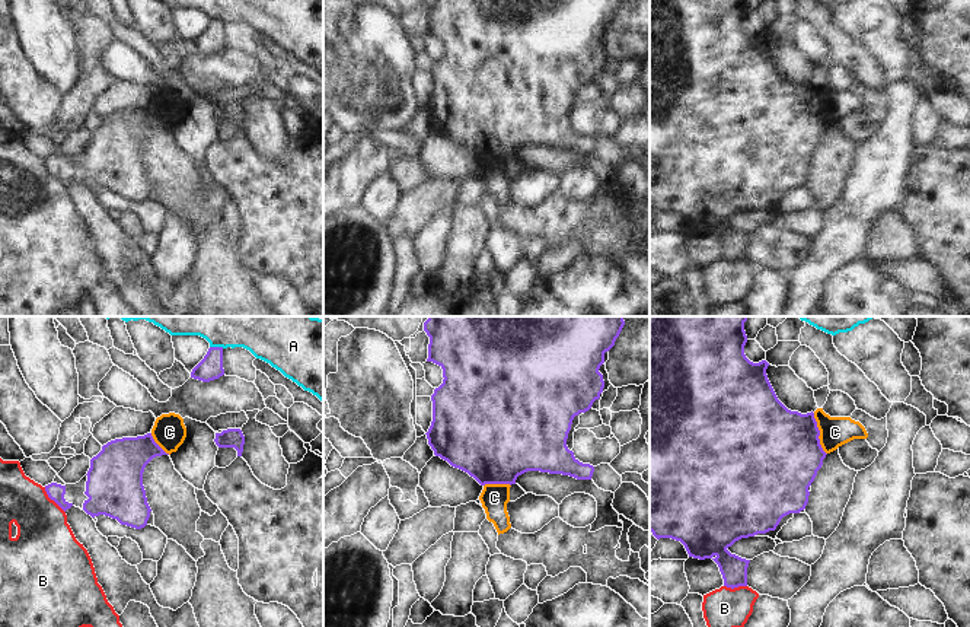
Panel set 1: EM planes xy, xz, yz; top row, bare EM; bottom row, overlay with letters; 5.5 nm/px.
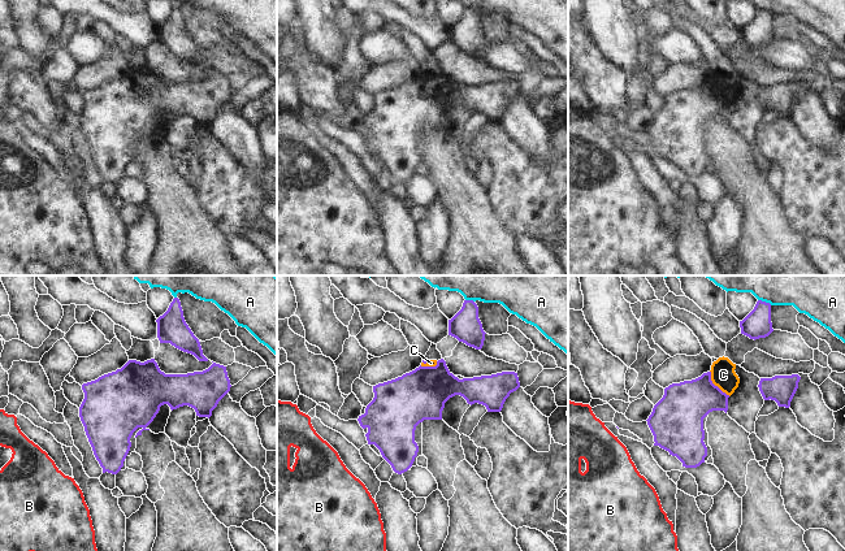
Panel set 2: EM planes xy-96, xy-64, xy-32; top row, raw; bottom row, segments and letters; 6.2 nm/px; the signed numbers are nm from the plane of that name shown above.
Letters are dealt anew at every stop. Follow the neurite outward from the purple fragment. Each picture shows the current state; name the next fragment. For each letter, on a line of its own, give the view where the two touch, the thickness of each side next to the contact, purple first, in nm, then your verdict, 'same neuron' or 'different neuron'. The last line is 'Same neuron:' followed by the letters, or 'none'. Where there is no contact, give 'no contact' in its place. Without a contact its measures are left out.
A: contact in xy; calibres 140 and 170 nm; different neuron
B: contact in xy; calibres 100 and 320 nm; different neuron
C: contact in yz; calibres 480 and 160 nm; different neuron
Same neuron: none

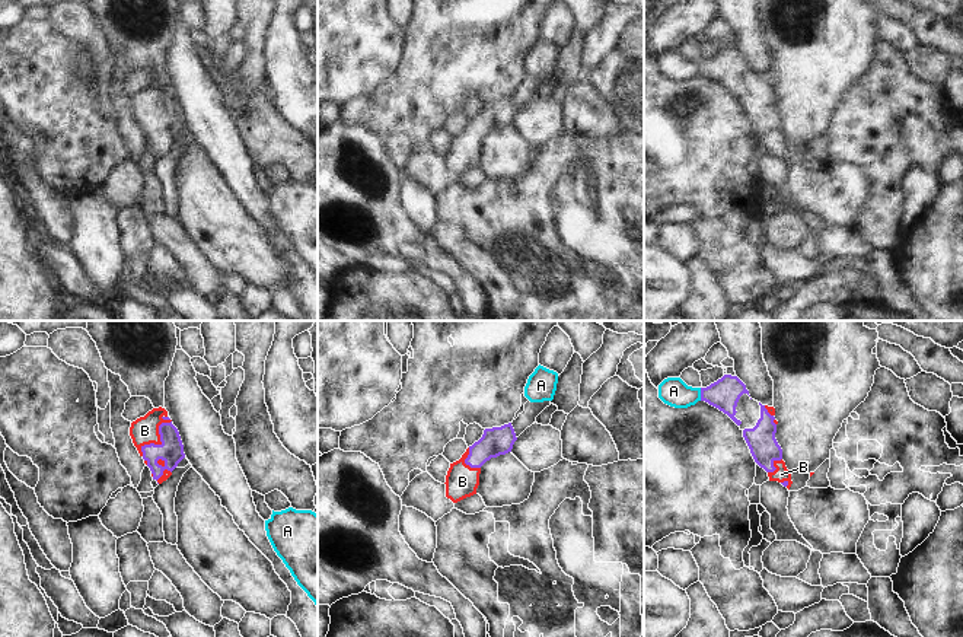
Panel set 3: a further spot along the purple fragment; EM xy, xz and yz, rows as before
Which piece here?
A: contact in yz; calibres 170 and 160 nm; different neuron
B: contact in xy; calibres 140 and 160 nm; same neuron
Same neuron: B

